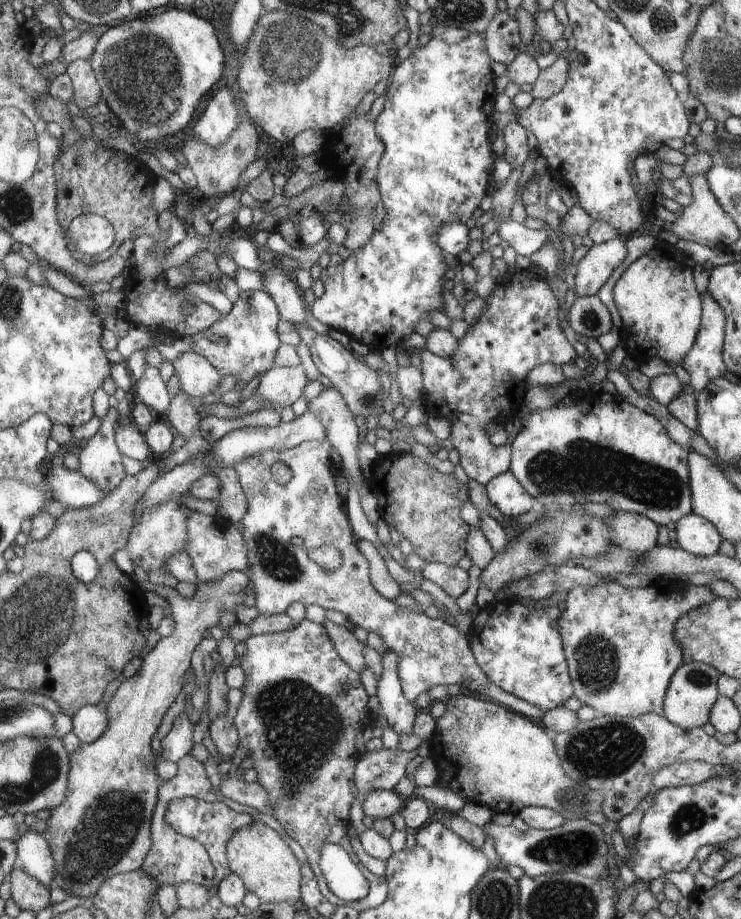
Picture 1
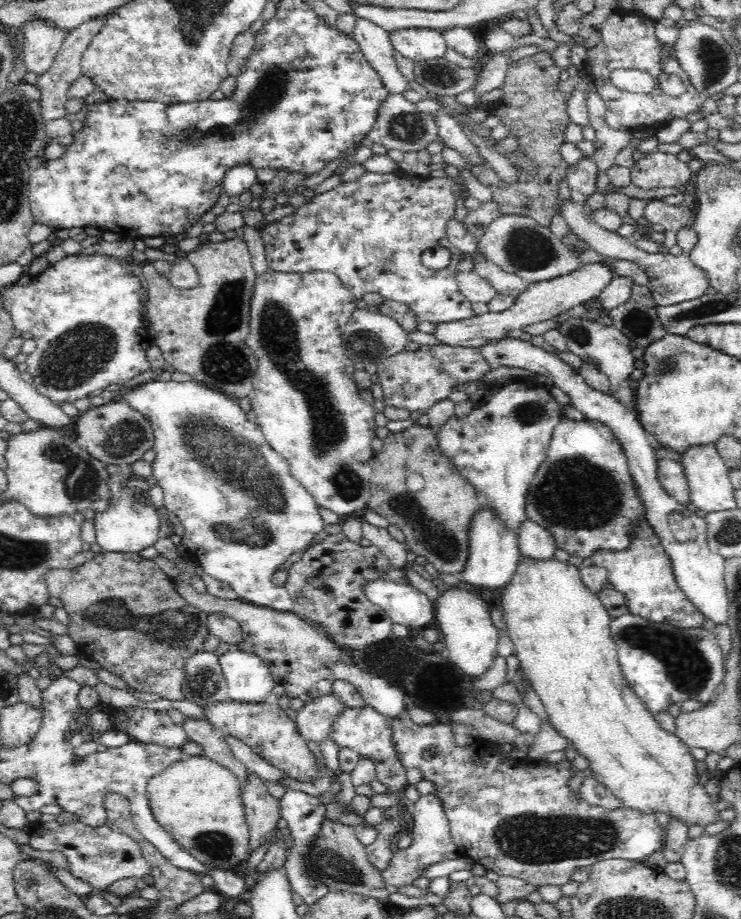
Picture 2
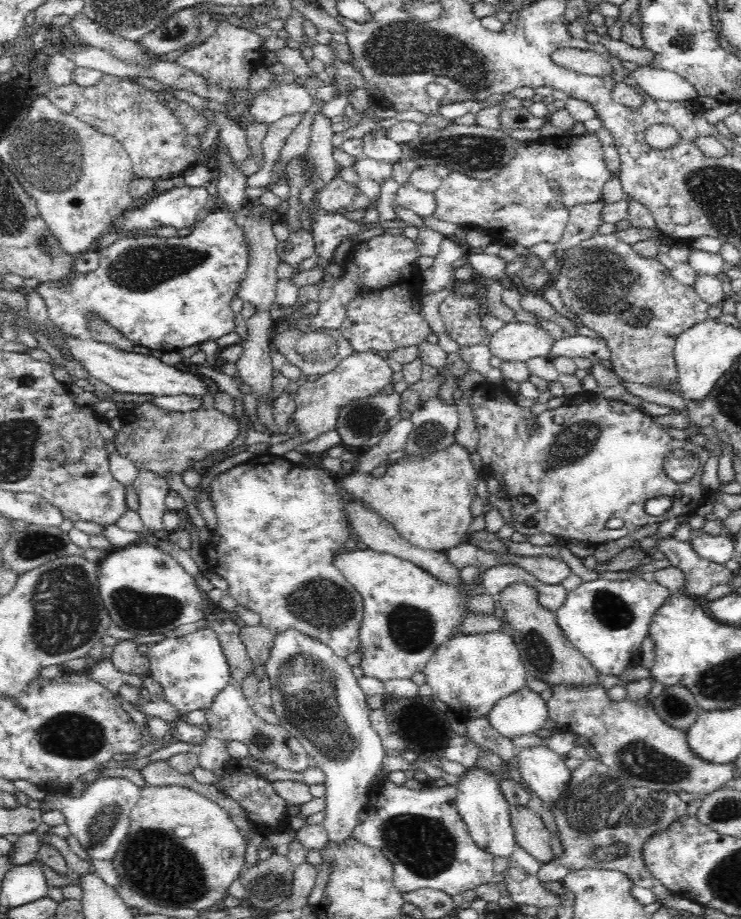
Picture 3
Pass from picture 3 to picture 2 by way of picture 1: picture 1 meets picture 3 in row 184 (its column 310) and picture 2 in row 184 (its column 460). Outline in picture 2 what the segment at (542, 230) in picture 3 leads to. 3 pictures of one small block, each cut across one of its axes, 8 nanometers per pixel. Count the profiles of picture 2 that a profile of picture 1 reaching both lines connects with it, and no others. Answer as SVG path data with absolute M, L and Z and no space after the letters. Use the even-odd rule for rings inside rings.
M654 152L647 154L631 168L630 183L644 190L668 188L683 188L687 182L692 181L694 173L688 164L678 160L674 154Z

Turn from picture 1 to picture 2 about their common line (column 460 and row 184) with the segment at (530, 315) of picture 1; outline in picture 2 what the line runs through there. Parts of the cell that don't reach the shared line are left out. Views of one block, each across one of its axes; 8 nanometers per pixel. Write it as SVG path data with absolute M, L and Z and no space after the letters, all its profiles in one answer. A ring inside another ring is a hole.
M401 171L388 174L364 172L356 181L342 181L328 192L315 194L284 219L264 223L259 231L269 269L291 273L334 273L356 300L362 299L366 293L378 293L384 301L396 301L410 307L420 321L436 324L472 318L475 313L471 303L457 286L461 251L454 247L446 233L446 224L456 212L458 198L466 199L468 196L462 177L416 177ZM438 245L448 249L452 258L446 268L430 270L422 264L421 254Z

